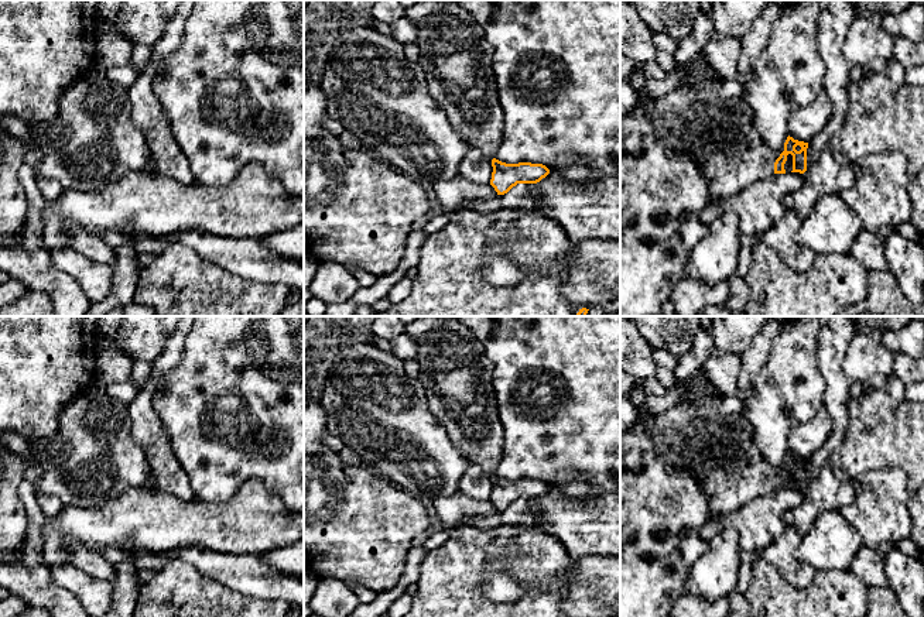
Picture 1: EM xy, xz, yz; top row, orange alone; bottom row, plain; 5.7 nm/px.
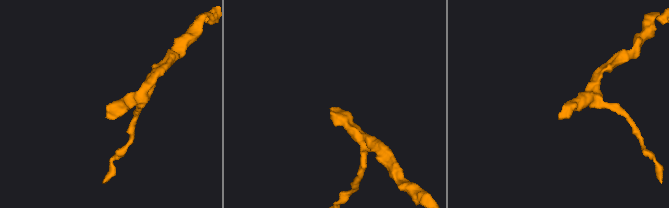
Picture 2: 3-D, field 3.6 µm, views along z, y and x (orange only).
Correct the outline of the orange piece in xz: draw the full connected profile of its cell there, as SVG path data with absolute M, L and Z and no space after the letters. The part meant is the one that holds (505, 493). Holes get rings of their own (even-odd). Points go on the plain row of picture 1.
M493 474L492 483L490 501L497 511L507 510L517 500L537 500L550 490L545 481L531 479L506 480Z

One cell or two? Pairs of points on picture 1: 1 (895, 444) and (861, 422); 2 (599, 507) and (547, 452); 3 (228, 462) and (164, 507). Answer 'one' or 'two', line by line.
1: one
2: two
3: two

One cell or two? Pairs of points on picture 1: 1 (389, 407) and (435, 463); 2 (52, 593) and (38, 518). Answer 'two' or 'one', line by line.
1: one
2: one

